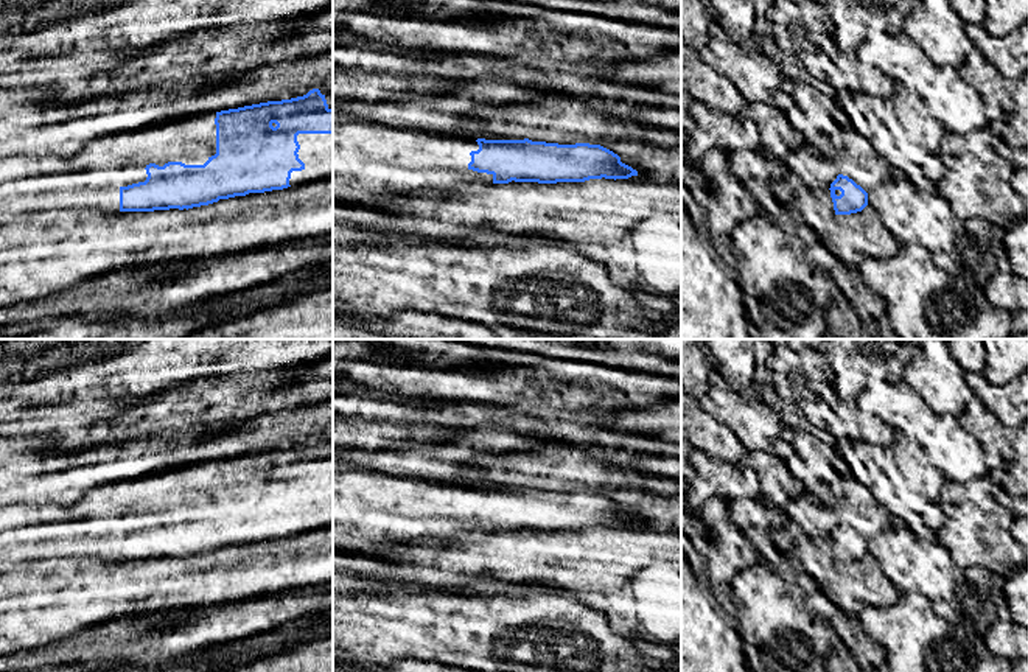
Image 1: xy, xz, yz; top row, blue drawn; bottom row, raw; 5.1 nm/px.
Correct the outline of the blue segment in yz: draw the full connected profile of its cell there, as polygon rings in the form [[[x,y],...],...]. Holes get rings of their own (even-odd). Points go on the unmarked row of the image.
[[[852,474],[843,478],[843,498],[837,510],[838,524],[829,537],[835,563],[862,560],[868,543],[890,526],[891,515]]]

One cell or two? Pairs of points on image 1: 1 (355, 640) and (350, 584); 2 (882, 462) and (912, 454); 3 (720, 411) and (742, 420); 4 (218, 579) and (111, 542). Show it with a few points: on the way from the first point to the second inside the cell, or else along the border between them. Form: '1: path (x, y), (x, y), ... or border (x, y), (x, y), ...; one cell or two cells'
1: border (358, 594), (395, 594); two cells
2: path (890, 462), (904, 462); one cell
3: path (725, 411), (733, 411), (737, 416); one cell
4: border (83, 556), (118, 560); two cells

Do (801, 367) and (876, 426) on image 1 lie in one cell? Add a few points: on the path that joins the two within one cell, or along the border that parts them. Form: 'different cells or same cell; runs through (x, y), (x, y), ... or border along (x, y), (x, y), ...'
same cell; runs through (815, 388), (856, 426)

